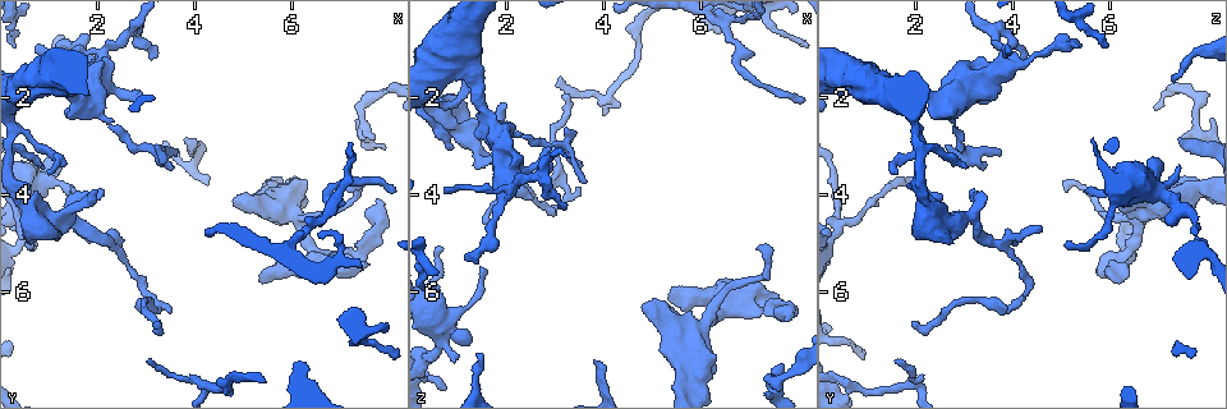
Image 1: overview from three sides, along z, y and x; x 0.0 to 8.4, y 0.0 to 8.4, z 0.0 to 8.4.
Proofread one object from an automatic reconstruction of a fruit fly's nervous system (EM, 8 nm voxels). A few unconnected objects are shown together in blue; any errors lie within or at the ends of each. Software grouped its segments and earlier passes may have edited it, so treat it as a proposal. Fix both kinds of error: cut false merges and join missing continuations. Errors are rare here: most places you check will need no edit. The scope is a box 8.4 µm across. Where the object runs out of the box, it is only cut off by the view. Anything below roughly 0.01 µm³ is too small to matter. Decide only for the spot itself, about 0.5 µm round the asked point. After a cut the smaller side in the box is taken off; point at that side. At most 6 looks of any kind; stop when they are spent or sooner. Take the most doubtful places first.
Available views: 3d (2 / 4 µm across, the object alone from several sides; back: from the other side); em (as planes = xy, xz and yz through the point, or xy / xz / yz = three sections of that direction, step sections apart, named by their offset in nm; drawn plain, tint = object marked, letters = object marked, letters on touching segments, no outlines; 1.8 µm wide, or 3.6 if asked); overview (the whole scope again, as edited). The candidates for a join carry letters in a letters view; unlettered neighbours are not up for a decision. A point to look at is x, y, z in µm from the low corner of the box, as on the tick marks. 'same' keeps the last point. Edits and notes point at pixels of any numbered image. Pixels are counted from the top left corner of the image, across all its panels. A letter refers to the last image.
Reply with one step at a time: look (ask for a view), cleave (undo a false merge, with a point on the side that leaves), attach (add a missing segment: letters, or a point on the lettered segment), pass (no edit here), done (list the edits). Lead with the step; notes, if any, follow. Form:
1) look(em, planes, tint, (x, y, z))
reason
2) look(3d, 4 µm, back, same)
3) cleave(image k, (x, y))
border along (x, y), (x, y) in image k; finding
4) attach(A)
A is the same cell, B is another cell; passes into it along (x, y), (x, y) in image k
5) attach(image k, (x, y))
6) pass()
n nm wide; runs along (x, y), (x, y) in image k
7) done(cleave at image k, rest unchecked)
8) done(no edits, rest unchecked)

look(3d, 2 µm, back, (1.95, 1.45, 3.70))
a narrow waist

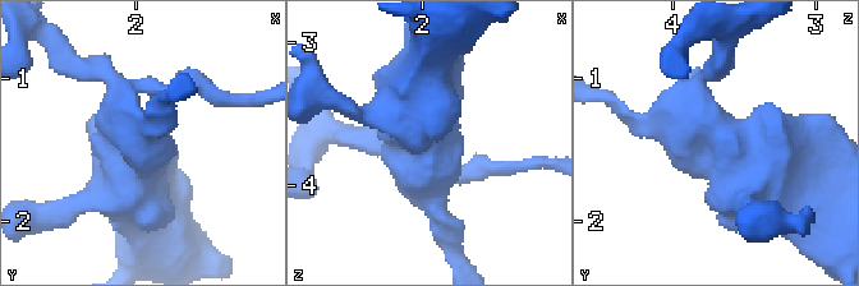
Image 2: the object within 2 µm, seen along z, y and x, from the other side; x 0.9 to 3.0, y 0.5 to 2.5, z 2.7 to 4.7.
look(em, planes, letters, (2.00, 1.42, 3.66))

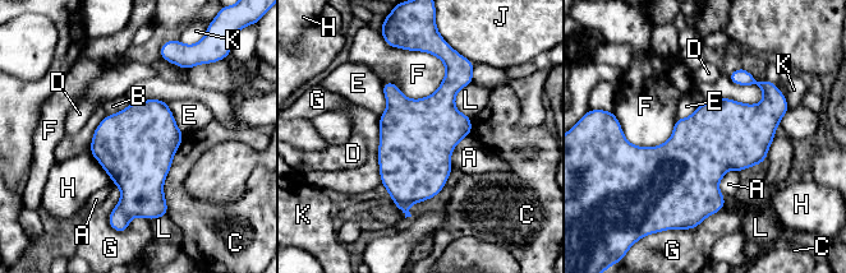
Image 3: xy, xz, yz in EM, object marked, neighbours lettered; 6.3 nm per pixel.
pass()
A, B, C, D, E, F, G, H, J, K and L are other cells; one neuron here

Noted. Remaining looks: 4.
look(em, planes, letters, (7.75, 4.10, 6.65))
free end

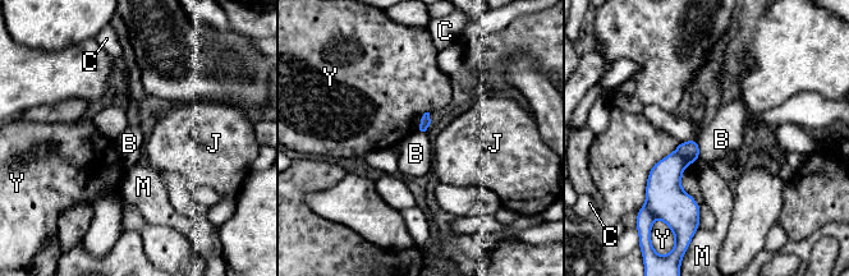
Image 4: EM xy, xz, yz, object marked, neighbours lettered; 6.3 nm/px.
pass()
B, C, J, M and Y are other cells; border along (696, 139), (700, 159) in image 4; none of them fits

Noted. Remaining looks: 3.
look(em, planes, letters, (1.05, 4.60, 2.70))
sudden change in width

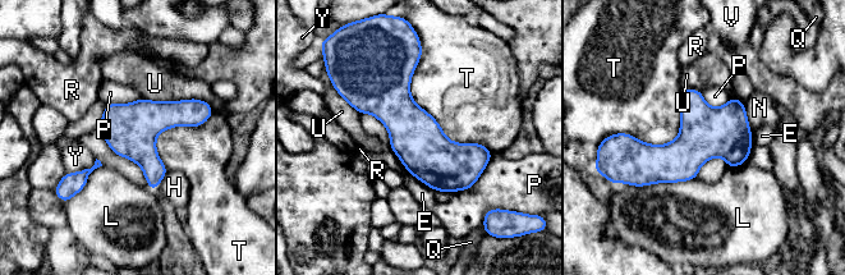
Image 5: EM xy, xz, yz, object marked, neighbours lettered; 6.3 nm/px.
pass()
T touches over 800 nm; E, H, L, N, P, Q, R, T, U, V and Y are other cells; all the same neuron

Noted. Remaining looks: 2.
done(no edits, rest unchecked)

